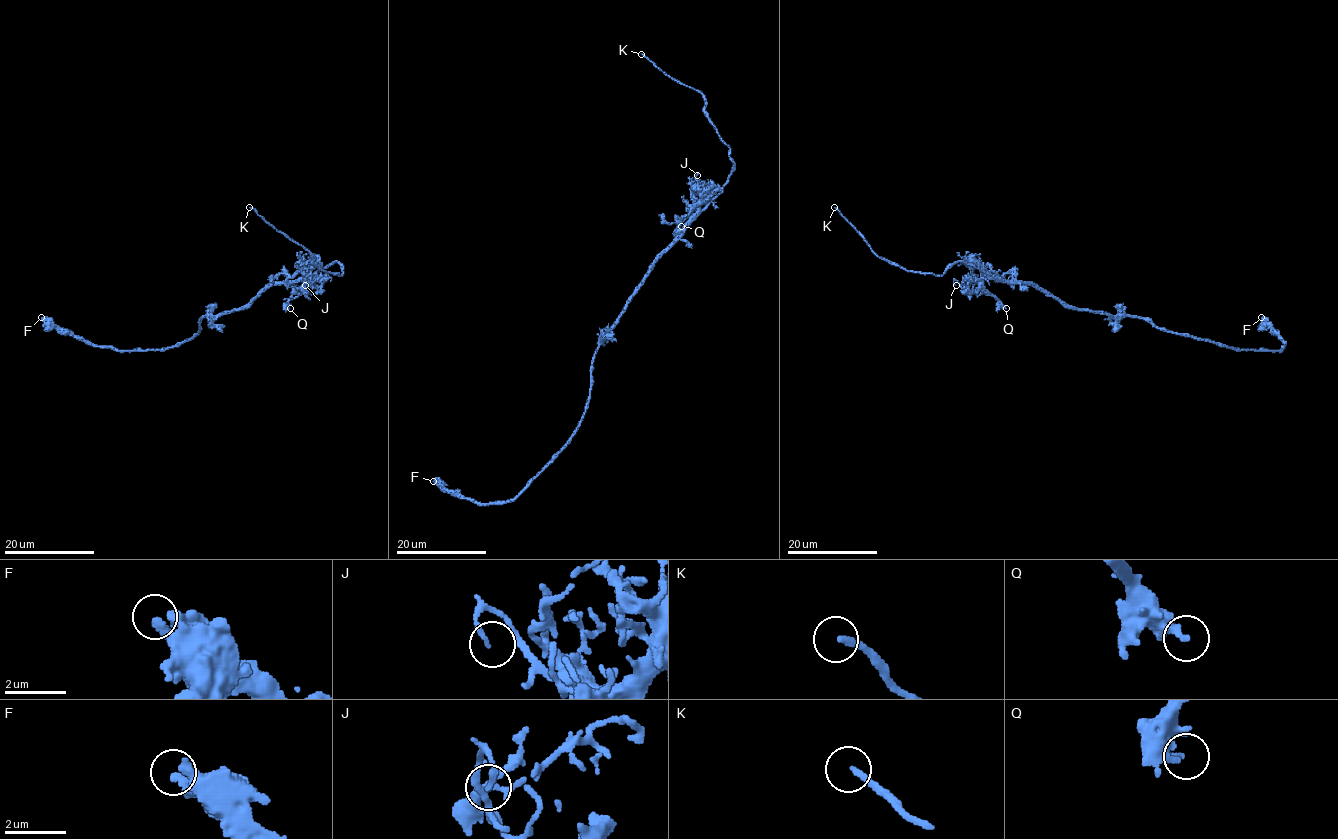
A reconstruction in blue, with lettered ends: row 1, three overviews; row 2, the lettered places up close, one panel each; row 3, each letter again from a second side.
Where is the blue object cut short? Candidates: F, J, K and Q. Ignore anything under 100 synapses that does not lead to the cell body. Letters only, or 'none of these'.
K

